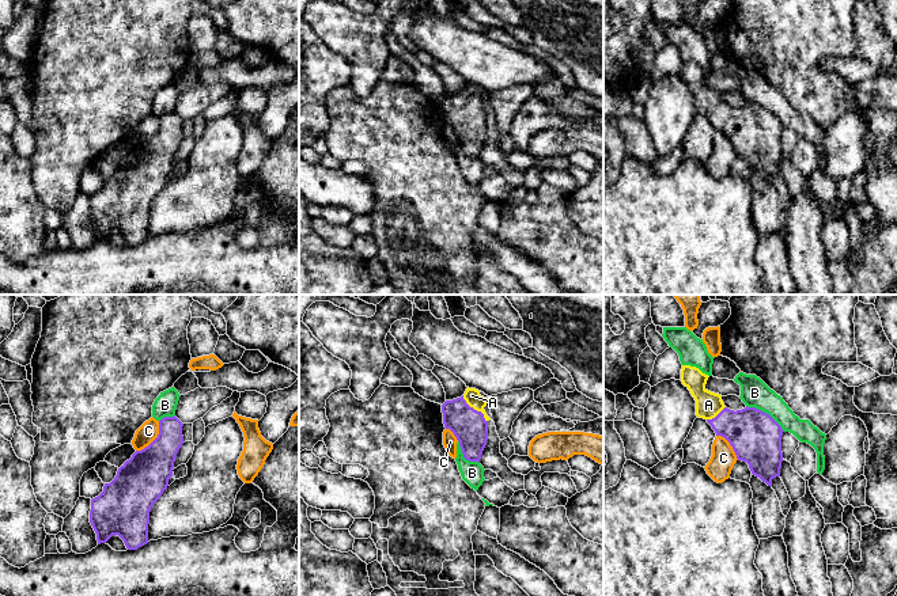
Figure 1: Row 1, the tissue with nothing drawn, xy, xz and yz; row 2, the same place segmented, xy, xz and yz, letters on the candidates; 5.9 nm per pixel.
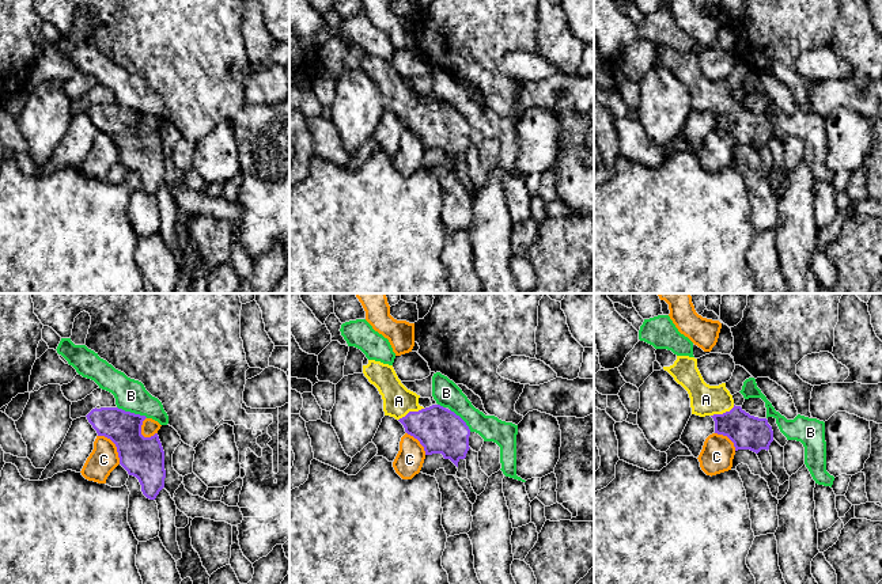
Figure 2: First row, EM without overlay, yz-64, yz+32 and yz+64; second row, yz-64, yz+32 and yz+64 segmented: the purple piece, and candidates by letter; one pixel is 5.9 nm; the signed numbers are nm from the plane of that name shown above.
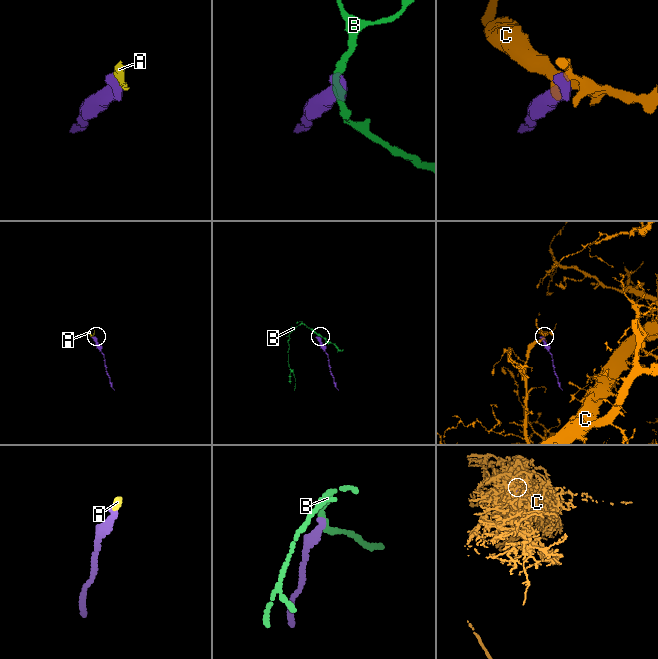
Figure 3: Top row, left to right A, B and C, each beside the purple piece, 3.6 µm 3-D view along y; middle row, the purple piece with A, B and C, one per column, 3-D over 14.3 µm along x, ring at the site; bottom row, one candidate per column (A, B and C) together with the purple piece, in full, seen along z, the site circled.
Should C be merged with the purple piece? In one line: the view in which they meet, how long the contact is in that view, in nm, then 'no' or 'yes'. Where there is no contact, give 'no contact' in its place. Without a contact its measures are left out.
contact in xy; length 240 nm; no

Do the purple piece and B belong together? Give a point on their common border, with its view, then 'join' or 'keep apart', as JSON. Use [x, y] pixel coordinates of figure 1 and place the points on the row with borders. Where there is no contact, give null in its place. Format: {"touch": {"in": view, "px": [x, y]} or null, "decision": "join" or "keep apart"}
{"touch": {"in": "yz", "px": [765, 413]}, "decision": "keep apart"}

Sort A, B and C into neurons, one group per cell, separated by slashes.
A / B / C

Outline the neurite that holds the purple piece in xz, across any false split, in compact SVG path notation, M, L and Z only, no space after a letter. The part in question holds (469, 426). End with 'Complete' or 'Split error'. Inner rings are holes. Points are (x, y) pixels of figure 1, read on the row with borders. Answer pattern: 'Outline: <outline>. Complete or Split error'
Outline: M466 388L461 398L446 401L442 405L443 424L450 429L469 462L478 462L488 440L488 421L484 407L488 398L476 388Z. Split error

